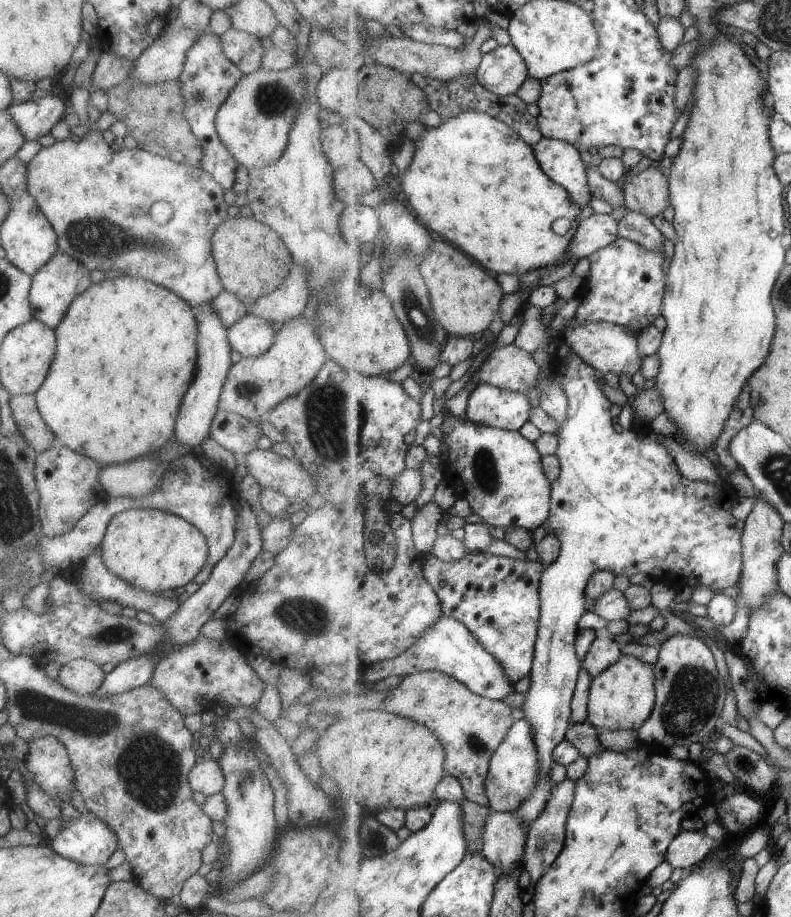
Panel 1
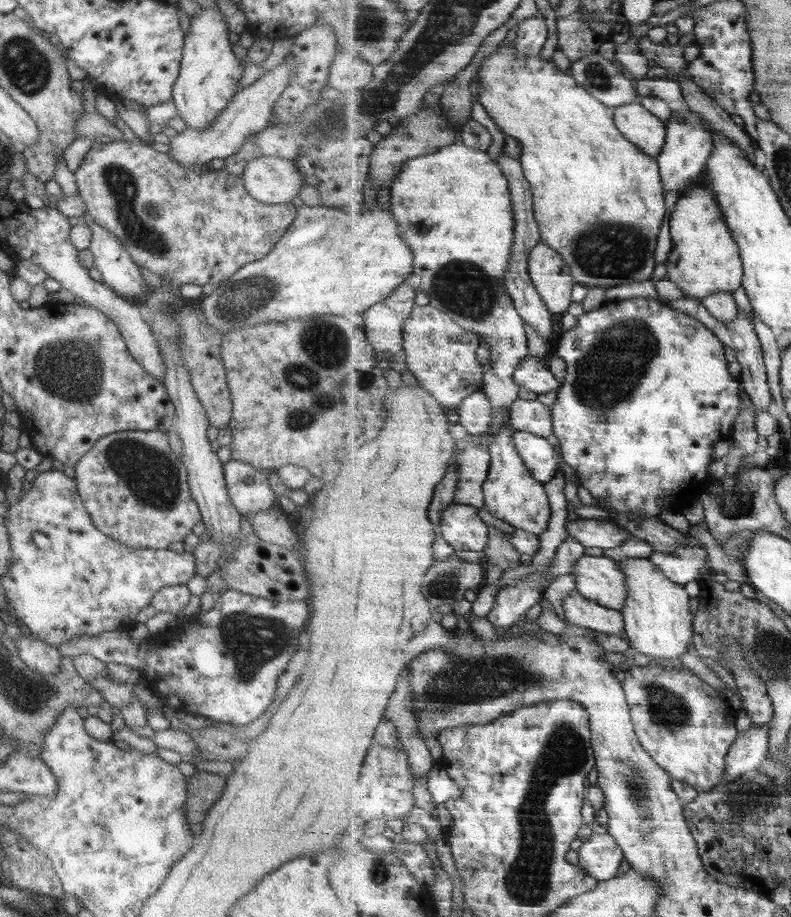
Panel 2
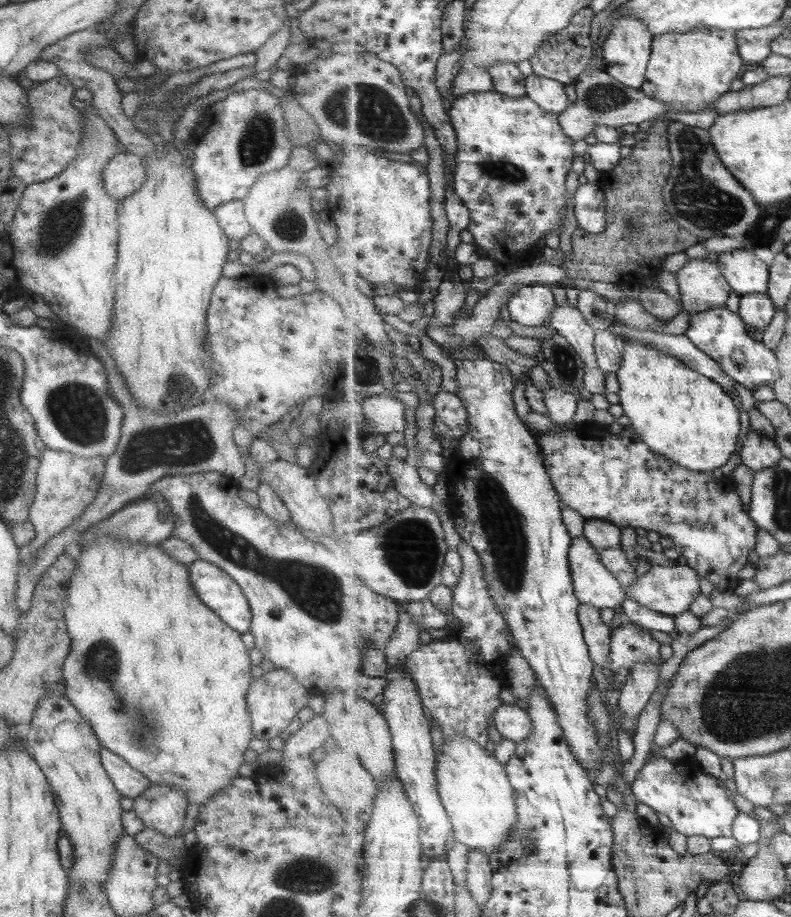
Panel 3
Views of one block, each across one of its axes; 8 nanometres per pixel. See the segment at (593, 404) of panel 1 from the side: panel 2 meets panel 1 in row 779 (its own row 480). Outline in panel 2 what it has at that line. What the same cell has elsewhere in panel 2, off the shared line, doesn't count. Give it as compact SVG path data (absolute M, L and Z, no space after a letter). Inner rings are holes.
M516 431L511 437L535 479L545 484L555 478L558 458L553 450L553 439L548 440L527 431Z

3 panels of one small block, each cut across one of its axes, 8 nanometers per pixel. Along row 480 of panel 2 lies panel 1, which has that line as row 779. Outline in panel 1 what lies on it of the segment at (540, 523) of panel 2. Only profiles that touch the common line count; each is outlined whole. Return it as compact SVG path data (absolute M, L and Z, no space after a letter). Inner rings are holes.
M522 718L510 728L507 738L499 745L490 762L490 771L486 780L487 796L493 811L515 813L536 789L540 773L540 760L535 729Z

